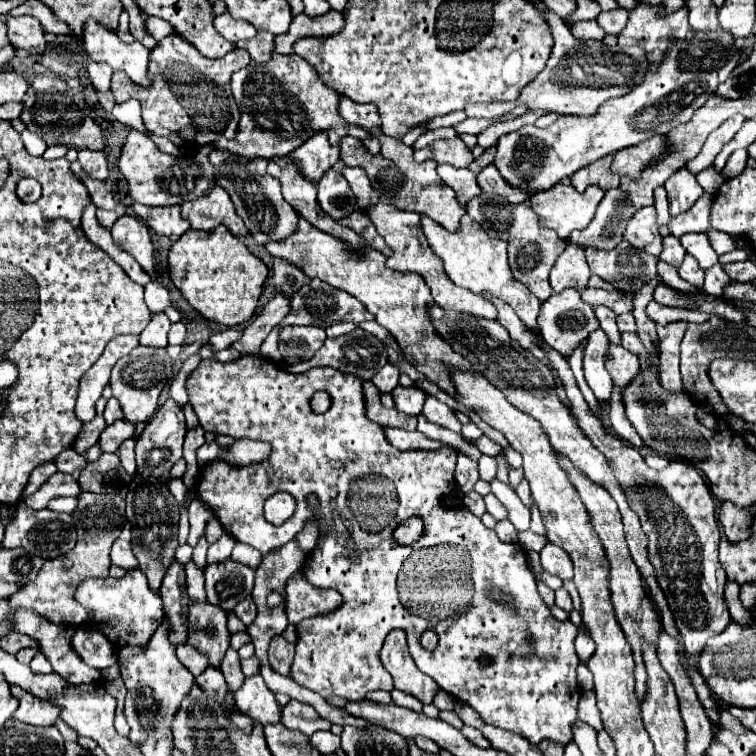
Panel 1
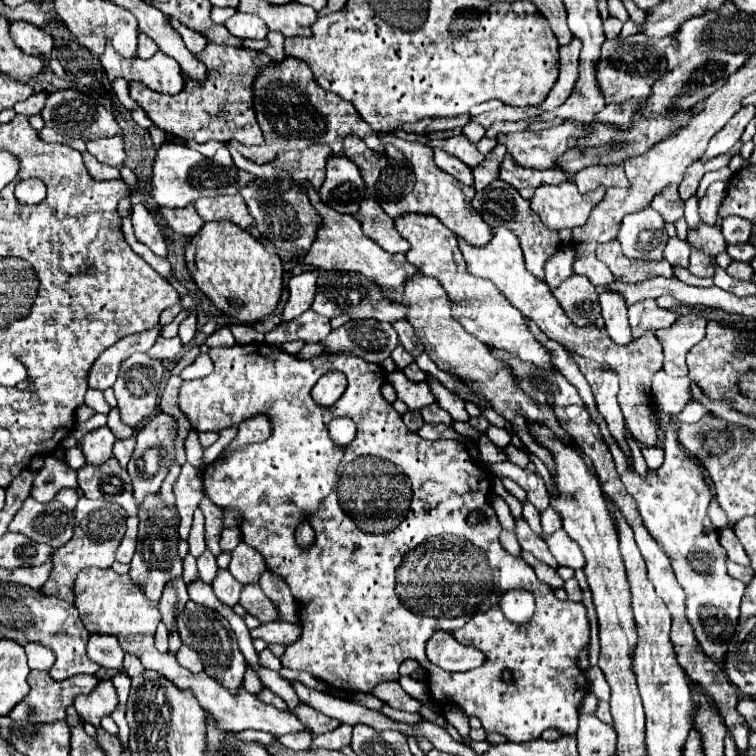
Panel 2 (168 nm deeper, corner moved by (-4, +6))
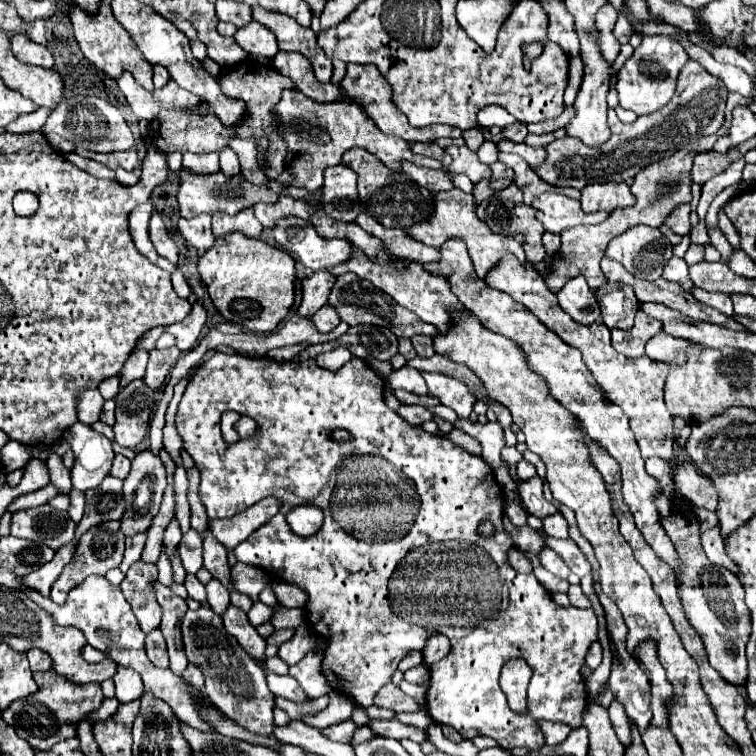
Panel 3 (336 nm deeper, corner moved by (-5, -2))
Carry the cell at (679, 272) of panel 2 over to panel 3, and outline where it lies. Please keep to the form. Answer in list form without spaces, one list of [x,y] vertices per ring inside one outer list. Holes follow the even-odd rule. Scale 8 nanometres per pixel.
[[[693,288],[691,292],[699,302],[723,312],[725,316],[733,316],[733,302],[727,294],[721,294],[721,292],[707,292],[707,290],[701,290],[701,288]]]

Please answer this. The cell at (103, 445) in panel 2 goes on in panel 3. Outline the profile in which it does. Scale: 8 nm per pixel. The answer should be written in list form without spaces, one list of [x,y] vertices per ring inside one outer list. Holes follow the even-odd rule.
[[[81,422],[67,430],[67,442],[75,452],[75,466],[71,470],[73,488],[85,492],[97,488],[111,470],[113,446],[103,434],[97,434],[91,426]]]

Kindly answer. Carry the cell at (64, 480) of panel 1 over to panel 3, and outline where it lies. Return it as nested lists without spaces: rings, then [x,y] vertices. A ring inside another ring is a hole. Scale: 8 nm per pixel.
[[[47,484],[47,486],[41,488],[41,490],[35,490],[35,492],[17,496],[17,498],[7,506],[7,512],[15,512],[15,510],[23,510],[23,508],[41,506],[41,504],[45,504],[49,498],[53,498],[53,496],[57,496],[57,494],[59,494],[57,488],[53,488],[51,484]]]

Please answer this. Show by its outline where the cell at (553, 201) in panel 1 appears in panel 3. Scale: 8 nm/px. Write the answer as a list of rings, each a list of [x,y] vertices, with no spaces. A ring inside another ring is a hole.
[[[555,192],[541,194],[531,206],[537,210],[537,220],[541,220],[545,230],[553,234],[561,234],[563,230],[579,224],[599,224],[607,218],[607,212],[585,214],[579,200]]]

